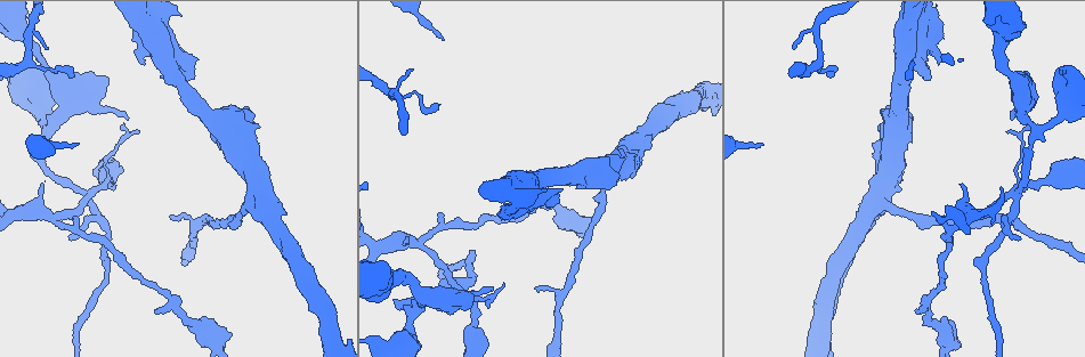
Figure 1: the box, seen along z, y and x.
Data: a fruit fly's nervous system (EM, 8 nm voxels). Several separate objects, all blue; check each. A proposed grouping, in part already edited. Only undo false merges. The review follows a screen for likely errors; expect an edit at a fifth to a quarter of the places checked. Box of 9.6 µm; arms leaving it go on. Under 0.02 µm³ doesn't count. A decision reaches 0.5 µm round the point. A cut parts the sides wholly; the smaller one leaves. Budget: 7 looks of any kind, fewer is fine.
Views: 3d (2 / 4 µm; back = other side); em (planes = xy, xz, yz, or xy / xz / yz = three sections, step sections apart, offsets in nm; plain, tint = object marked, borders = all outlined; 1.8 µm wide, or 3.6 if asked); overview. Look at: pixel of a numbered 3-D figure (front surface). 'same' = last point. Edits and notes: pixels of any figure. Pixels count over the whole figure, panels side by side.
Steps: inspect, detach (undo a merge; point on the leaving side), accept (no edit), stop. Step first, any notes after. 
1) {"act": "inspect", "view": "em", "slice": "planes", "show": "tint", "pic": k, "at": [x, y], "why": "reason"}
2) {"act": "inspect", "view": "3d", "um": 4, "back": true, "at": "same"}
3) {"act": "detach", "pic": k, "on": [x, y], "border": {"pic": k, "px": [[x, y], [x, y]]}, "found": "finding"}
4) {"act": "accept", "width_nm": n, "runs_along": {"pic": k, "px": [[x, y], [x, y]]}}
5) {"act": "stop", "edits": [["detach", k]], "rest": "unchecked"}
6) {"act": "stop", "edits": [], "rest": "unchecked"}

{"act": "inspect", "view": "3d", "um": 2, "pic": 1, "at": [85, 193], "why": "four-way junction"}

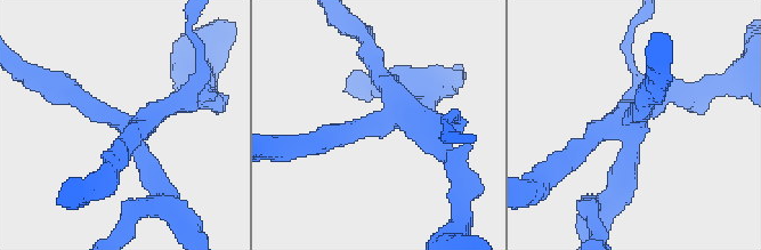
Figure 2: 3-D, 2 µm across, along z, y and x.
{"act": "inspect", "view": "em", "slice": "yz", "step": 8, "show": "tint", "pic": 2, "at": [387, 118]}

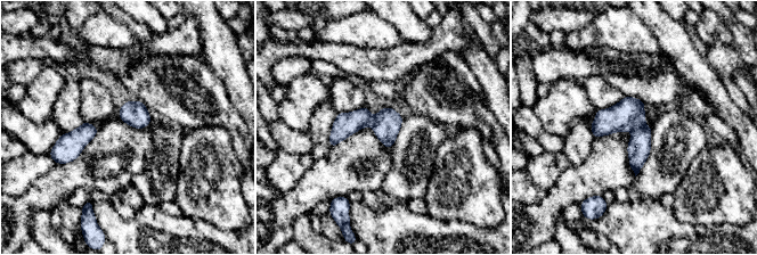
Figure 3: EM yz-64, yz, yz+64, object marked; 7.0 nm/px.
{"act": "inspect", "view": "em", "slice": "planes", "show": "tint", "at": "same"}

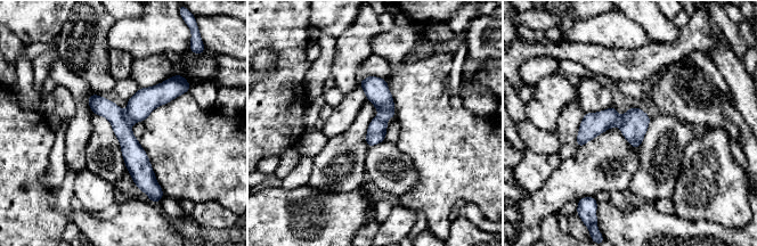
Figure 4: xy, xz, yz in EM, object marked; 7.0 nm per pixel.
{"act": "detach", "pic": 4, "on": [139, 106], "width_nm": 140, "found": "a second neuron is stuck on"}

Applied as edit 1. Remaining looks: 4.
{"act": "inspect", "view": "overview"}

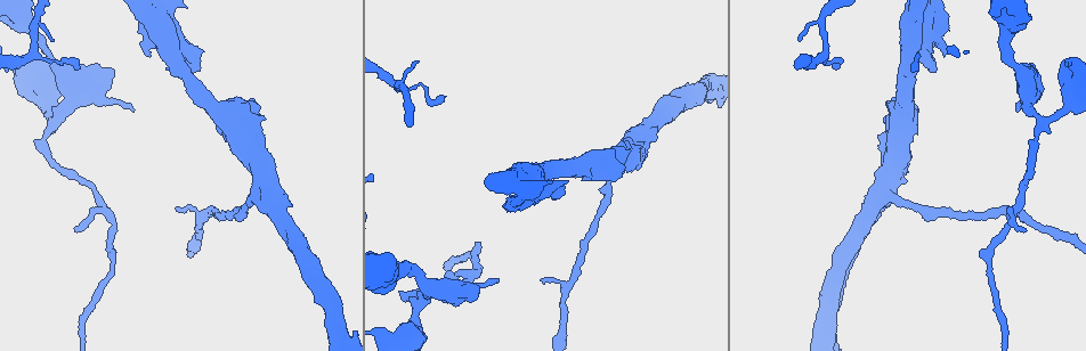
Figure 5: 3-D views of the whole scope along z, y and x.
{"act": "inspect", "view": "3d", "um": 4, "back": true, "pic": 5, "at": [173, 41], "why": "calibre changes"}

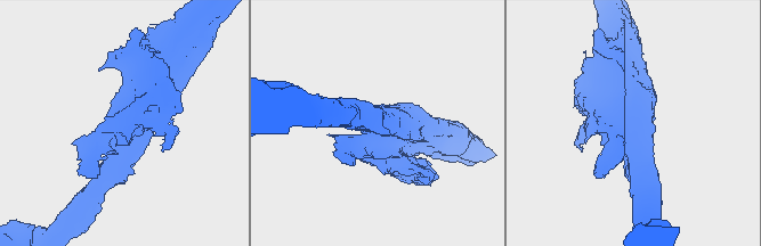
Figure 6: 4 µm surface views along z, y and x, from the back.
{"act": "inspect", "view": "em", "um": 3.6, "slice": "xy", "step": 16, "show": "plain", "pic": 6, "at": [377, 138]}

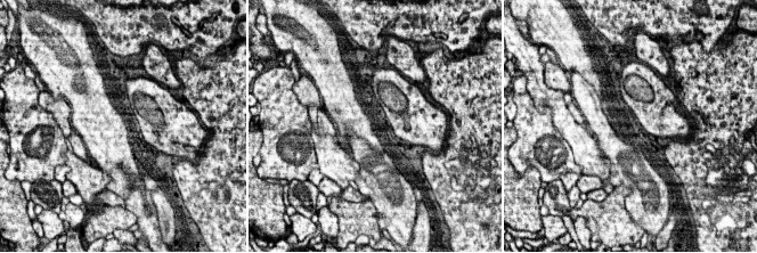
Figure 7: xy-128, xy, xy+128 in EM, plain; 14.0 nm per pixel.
{"act": "inspect", "view": "em", "um": 3.6, "slice": "xy", "step": 16, "show": "borders", "at": "same", "why": "what lies round it"}

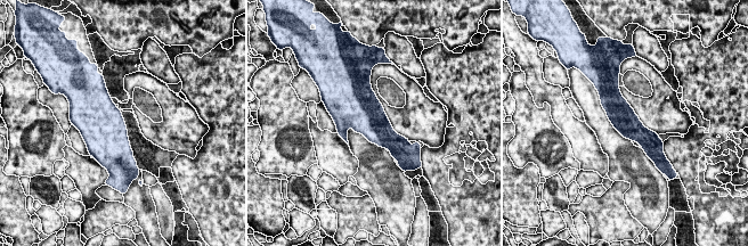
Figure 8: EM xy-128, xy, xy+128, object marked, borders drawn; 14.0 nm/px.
{"act": "accept", "width_nm": 360, "found": "all the same neuron"}

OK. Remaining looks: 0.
{"act": "stop", "edits": [["detach", 4]], "rest": "unchecked"}

